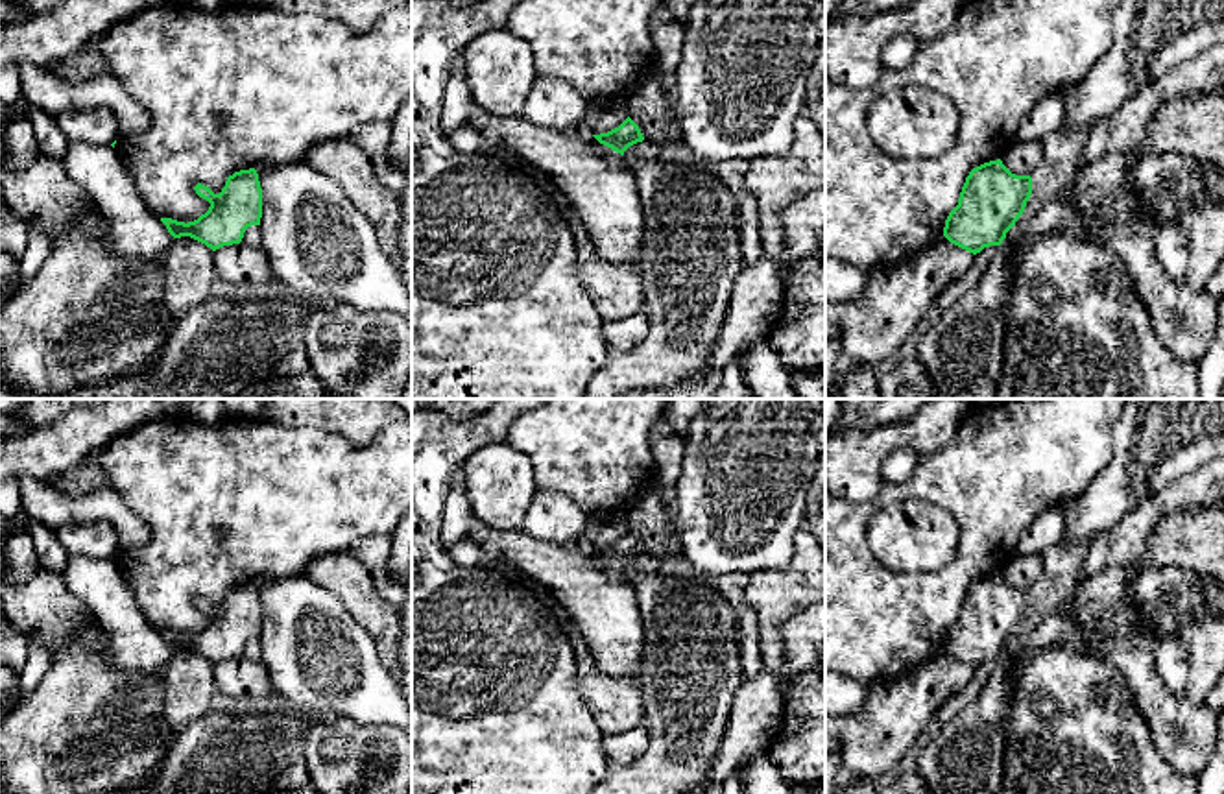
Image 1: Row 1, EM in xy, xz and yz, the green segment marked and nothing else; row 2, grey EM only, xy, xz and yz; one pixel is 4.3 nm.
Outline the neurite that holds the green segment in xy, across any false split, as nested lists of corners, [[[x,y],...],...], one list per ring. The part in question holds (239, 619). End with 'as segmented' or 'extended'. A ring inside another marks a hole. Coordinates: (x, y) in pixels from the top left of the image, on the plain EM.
[[[255,582],[234,585],[220,608],[198,596],[196,608],[210,617],[209,624],[194,635],[161,632],[174,652],[190,650],[212,665],[240,657],[251,639],[260,639],[262,602]]]; as segmented

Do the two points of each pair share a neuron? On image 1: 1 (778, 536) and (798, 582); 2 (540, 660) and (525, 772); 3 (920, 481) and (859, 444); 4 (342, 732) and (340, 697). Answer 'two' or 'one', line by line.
1: two
2: one
3: two
4: two

